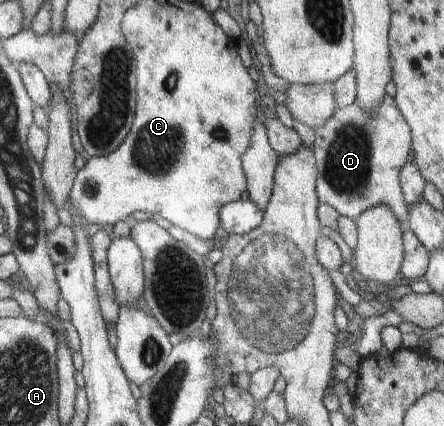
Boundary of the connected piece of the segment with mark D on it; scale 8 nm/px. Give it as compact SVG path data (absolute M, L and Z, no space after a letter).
M386 95L376 111L364 111L364 107L354 101L337 109L324 125L314 131L316 139L312 153L317 171L315 192L318 203L328 204L340 216L353 220L370 207L382 203L388 205L398 223L406 227L409 211L399 175L408 161L412 134L394 98Z

